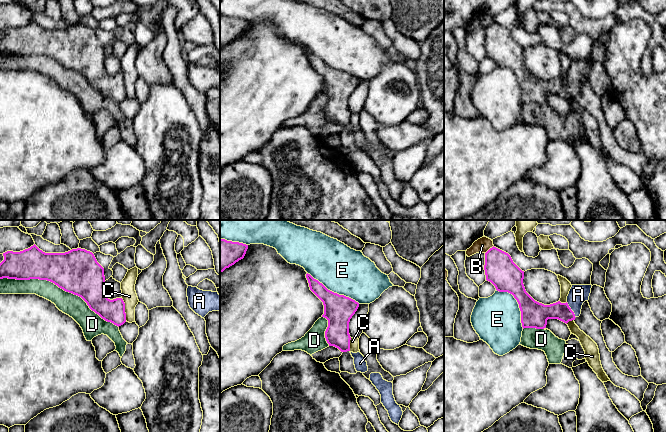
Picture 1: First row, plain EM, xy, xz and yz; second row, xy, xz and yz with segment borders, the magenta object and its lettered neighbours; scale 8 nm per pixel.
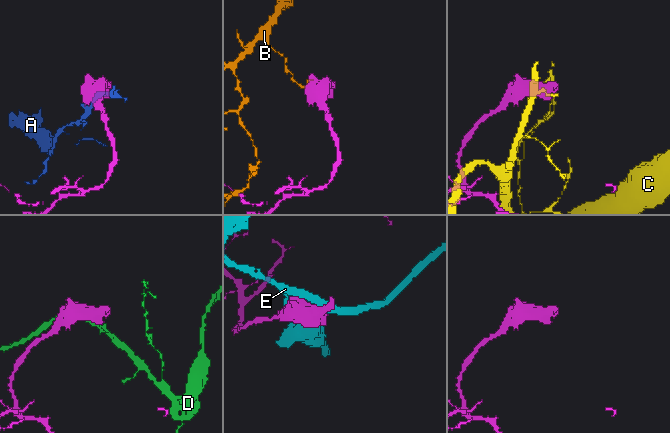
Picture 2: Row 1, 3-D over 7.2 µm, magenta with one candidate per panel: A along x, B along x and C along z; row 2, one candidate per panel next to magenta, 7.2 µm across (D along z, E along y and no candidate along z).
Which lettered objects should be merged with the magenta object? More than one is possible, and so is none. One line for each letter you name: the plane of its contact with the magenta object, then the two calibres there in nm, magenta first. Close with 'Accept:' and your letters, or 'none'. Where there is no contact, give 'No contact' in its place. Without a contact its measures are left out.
A: Touches magenta in yz. Thickness 160 nm (magenta) against 160 nm
Accept: A

